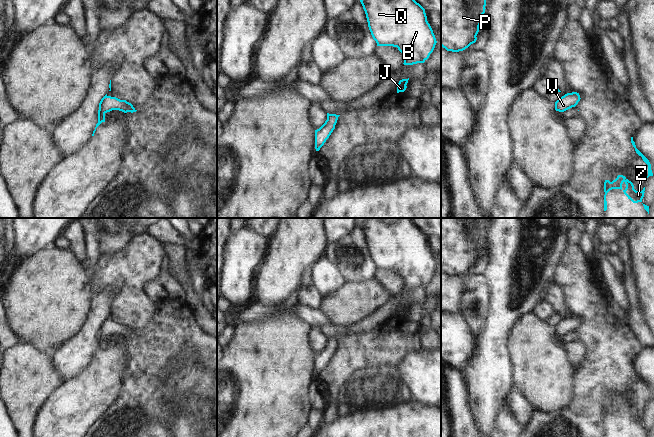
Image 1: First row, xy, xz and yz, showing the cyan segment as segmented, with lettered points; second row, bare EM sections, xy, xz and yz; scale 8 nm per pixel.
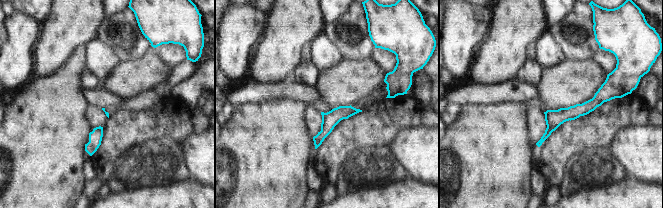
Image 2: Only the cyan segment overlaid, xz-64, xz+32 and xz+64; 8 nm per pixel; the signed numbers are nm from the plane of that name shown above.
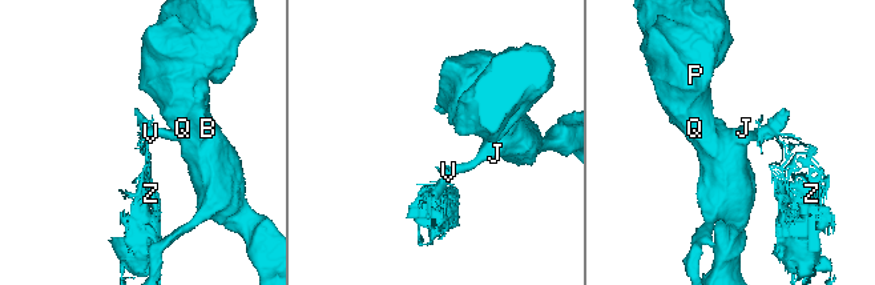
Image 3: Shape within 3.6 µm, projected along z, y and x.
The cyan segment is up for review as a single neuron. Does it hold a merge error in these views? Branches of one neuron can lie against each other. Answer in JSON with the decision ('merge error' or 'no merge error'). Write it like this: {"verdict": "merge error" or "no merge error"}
{"verdict": "merge error"}

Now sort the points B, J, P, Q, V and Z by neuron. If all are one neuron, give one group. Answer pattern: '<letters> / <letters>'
B J P Q V / Z

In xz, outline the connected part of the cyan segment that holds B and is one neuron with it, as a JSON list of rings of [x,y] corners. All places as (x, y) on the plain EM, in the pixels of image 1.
[[[369,218],[360,224],[366,238],[368,251],[377,270],[397,271],[404,281],[404,289],[424,287],[437,267],[427,245],[425,233],[411,218],[385,222],[380,218]]]

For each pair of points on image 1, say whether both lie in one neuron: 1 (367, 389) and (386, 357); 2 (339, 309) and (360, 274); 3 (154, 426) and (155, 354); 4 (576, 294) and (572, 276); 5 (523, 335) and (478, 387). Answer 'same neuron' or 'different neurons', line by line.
1: different neurons
2: different neurons
3: same neuron
4: same neuron
5: different neurons

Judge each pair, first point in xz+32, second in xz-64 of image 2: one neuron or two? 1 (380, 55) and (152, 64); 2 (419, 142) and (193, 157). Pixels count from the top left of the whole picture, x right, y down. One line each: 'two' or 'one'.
1: two
2: one

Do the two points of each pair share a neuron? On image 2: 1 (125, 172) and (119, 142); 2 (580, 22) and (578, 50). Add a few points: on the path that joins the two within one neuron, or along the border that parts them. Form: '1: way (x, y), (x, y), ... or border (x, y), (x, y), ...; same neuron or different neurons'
1: border (123, 153), (114, 161); different neurons
2: way (581, 29), (578, 32), (578, 43); same neuron

